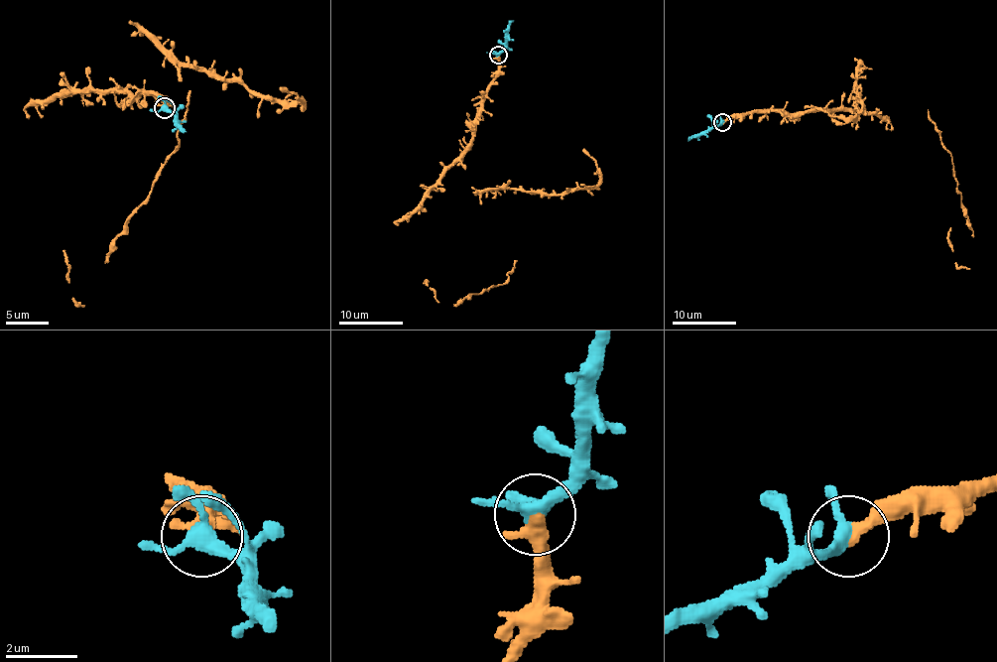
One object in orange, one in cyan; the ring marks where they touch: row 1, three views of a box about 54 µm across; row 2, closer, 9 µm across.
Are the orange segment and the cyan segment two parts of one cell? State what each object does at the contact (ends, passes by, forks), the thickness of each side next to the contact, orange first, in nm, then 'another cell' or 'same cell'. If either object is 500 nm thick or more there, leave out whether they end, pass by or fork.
orange ends there; cyan forks there; 440 nm thick on the orange side, 320 nm on the other; same cell

